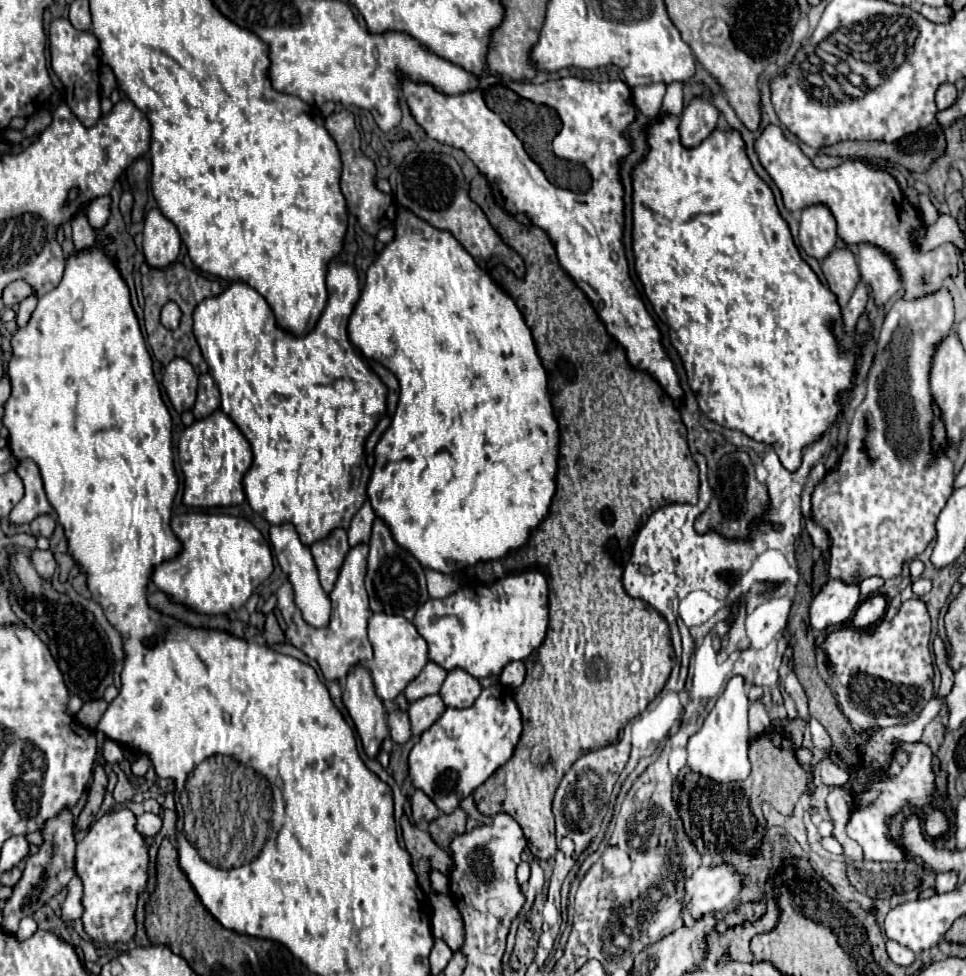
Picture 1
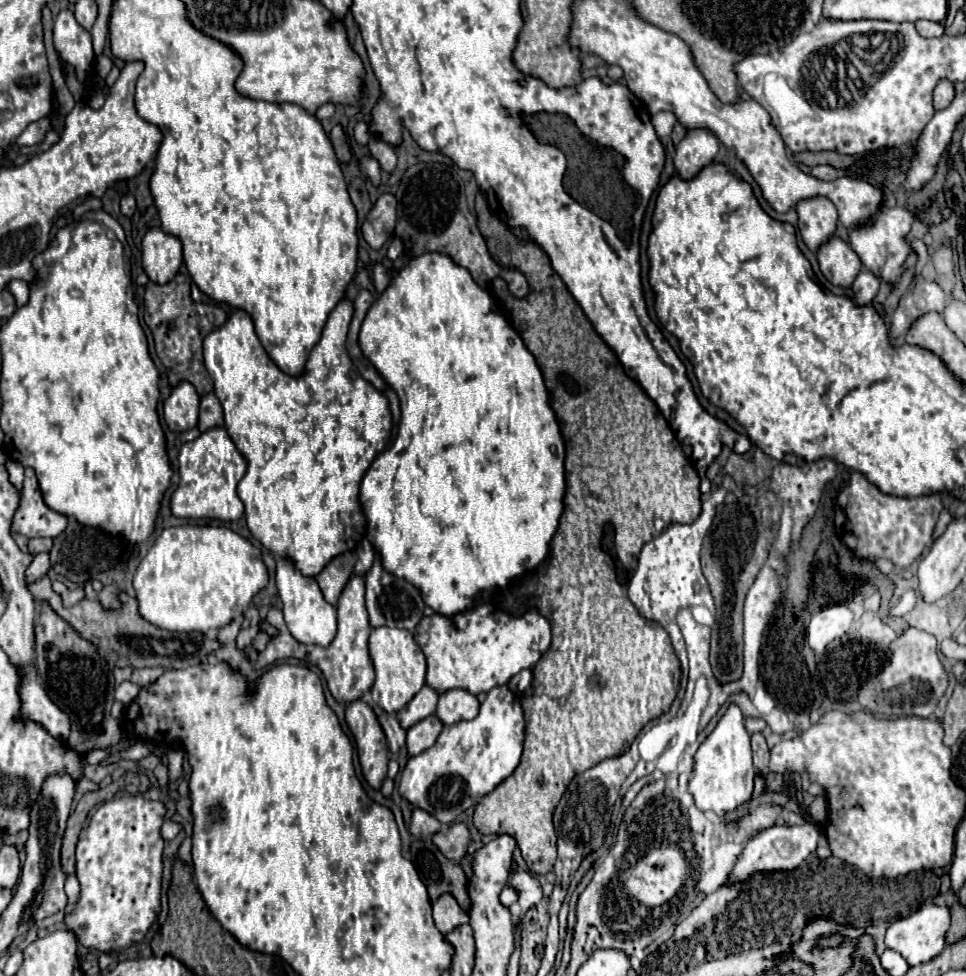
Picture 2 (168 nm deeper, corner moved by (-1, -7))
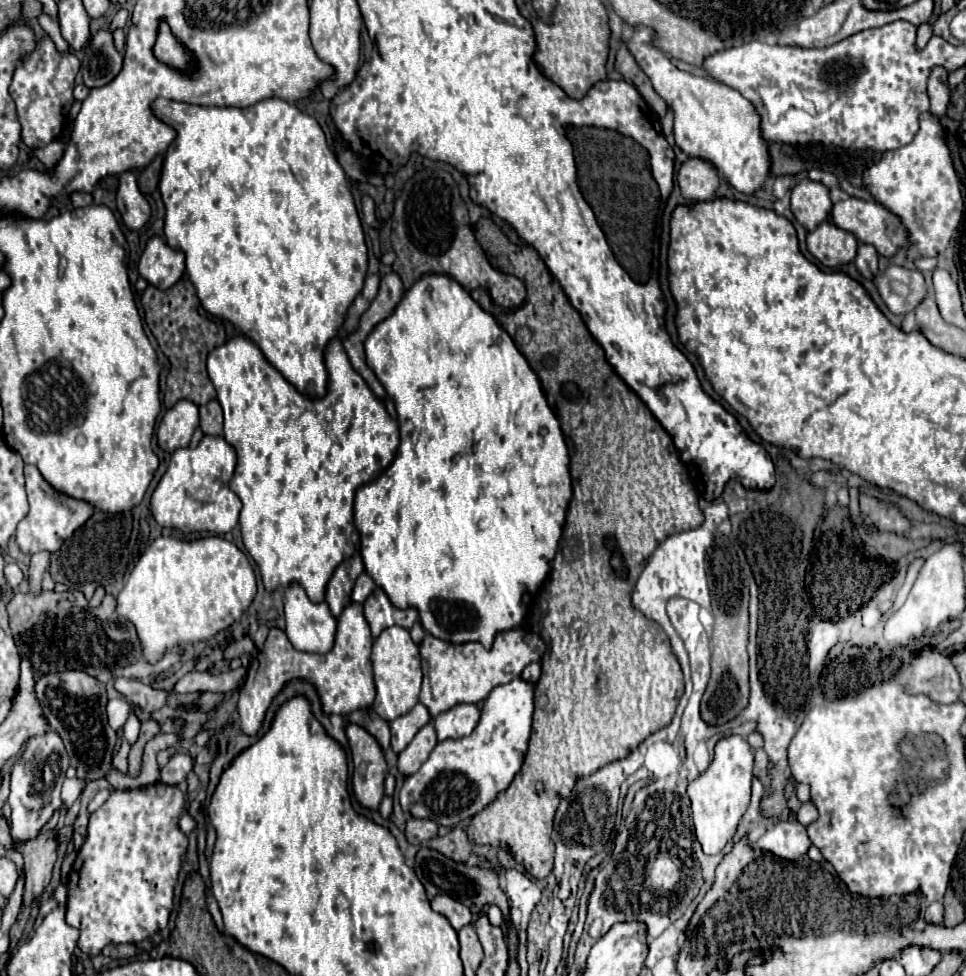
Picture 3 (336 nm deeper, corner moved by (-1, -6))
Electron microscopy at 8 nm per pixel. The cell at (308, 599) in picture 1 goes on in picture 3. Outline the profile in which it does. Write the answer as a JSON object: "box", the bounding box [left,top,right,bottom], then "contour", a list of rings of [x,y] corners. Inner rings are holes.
{"box":[284,582,336,654],"contour":[[[292,582],[284,588],[284,616],[286,616],[286,634],[292,646],[300,652],[310,654],[326,654],[334,646],[334,634],[336,634],[336,618],[332,616],[326,602],[312,602],[306,594],[306,590]]]}

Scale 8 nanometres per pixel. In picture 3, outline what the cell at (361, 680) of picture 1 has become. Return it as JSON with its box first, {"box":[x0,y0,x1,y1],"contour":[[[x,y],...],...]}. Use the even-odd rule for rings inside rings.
{"box":[346,724,386,810],"contour":[[[348,724],[346,736],[350,740],[354,762],[352,786],[356,800],[364,808],[376,810],[384,796],[384,778],[386,778],[386,760],[380,750],[380,744],[362,726]]]}

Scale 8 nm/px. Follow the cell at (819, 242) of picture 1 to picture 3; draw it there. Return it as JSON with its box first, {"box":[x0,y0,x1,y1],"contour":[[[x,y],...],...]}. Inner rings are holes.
{"box":[792,178,832,232],"contour":[[[804,178],[794,186],[792,214],[808,232],[812,232],[818,224],[826,222],[830,212],[832,212],[832,202],[828,196],[828,188],[824,184]]]}

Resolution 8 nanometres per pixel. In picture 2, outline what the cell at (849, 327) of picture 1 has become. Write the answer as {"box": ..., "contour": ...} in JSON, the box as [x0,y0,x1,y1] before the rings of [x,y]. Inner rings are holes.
{"box":[852,269,880,305],"contour":[[[862,269],[852,283],[852,289],[856,293],[856,303],[858,305],[870,305],[878,293],[878,287],[880,287],[878,277],[874,273],[870,273],[868,269]]]}

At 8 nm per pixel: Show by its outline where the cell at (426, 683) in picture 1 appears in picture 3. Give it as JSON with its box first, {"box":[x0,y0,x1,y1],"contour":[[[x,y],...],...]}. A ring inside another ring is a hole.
{"box":[390,704,432,752],"contour":[[[416,704],[408,714],[396,718],[390,722],[390,730],[392,730],[392,748],[394,752],[402,752],[410,740],[414,738],[414,734],[432,720],[428,708],[424,704]]]}

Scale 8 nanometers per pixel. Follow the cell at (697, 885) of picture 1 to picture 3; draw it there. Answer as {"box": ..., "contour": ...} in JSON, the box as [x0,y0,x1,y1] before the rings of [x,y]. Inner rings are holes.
{"box":[756,822,812,860],"contour":[[[778,822],[772,828],[764,832],[764,836],[756,842],[758,850],[768,850],[776,854],[778,858],[788,858],[788,860],[800,860],[812,846],[806,826],[800,822]]]}

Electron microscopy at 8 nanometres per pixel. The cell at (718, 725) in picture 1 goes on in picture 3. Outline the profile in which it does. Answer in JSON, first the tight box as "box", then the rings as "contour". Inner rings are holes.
{"box":[688,734,754,854],"contour":[[[730,734],[716,742],[712,764],[694,782],[690,782],[688,796],[692,802],[694,830],[706,854],[718,854],[732,840],[738,822],[742,820],[750,802],[752,766],[754,766],[754,752],[746,742],[746,738]]]}

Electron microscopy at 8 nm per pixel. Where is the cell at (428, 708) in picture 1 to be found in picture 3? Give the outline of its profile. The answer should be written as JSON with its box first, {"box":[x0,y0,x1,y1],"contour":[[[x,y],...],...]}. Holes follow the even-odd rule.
{"box":[398,722,438,776],"contour":[[[428,722],[426,726],[422,726],[418,730],[414,740],[400,752],[400,756],[398,756],[398,770],[404,776],[414,774],[426,762],[426,758],[430,756],[430,752],[434,750],[436,744],[438,744],[436,730],[434,730],[432,722]]]}

